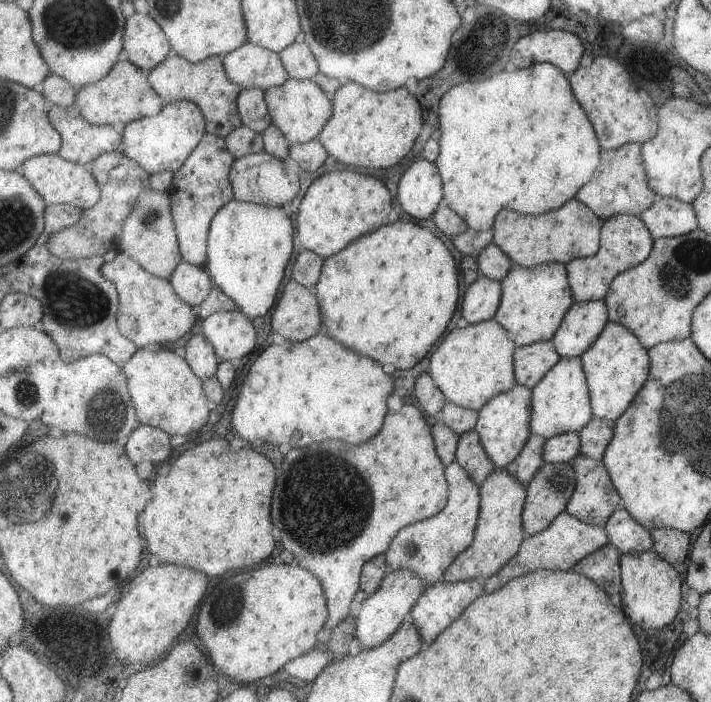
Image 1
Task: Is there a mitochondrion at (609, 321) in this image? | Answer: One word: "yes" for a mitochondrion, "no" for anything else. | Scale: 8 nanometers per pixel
no

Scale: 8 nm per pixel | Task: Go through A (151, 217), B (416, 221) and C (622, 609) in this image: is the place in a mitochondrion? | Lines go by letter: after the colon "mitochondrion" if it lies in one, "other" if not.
A: mitochondrion
B: other
C: other

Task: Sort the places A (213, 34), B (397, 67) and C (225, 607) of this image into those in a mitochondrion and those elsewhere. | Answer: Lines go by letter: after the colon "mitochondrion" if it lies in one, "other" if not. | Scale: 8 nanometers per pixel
A: other
B: other
C: mitochondrion

